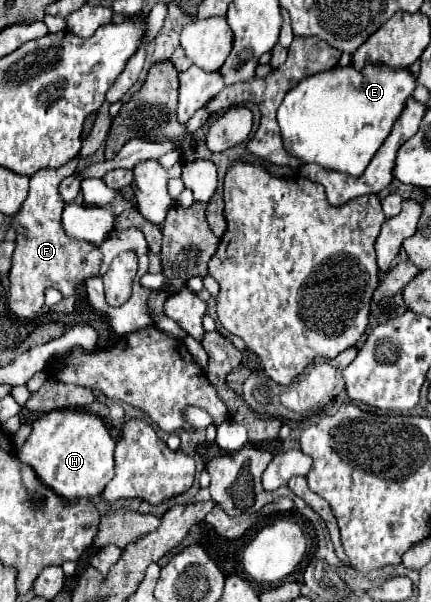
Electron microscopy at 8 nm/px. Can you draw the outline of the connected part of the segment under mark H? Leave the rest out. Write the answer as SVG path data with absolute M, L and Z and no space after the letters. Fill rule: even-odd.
M58 409L40 415L16 455L20 463L28 465L64 501L96 497L114 477L114 439L108 427L100 417L78 409Z

